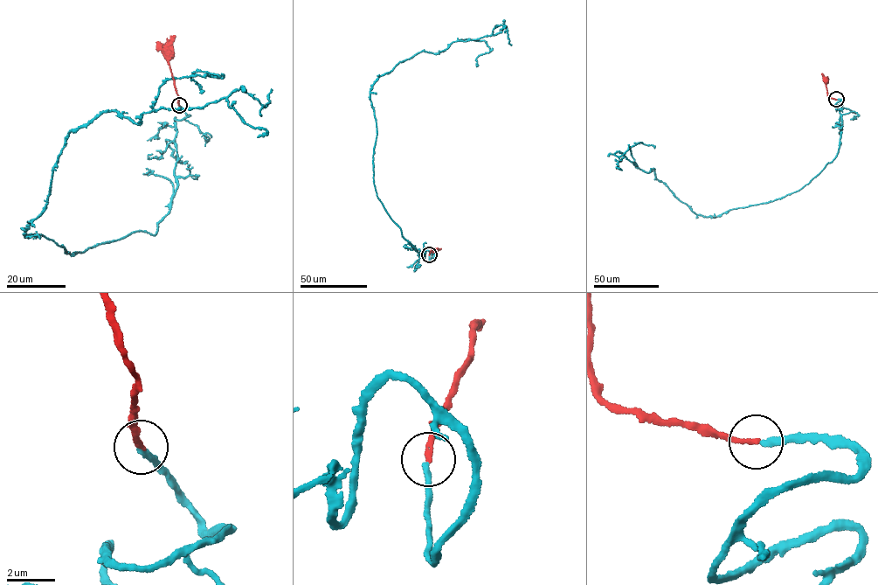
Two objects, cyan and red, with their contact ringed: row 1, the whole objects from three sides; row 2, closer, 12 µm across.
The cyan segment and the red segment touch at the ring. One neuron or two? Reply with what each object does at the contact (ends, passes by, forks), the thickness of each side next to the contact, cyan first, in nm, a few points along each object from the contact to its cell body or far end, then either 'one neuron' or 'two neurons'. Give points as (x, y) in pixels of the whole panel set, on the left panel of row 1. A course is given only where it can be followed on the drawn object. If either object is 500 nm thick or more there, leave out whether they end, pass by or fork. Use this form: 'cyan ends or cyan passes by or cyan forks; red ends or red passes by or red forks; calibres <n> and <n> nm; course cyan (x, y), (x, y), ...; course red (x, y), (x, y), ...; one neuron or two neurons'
cyan ends; red ends; calibres 260 and 200 nm; course cyan (179, 106), (155, 234), (70, 254), (24, 234), (104, 112), (272, 89); course red (179, 106), (166, 56), (168, 52); two neurons

